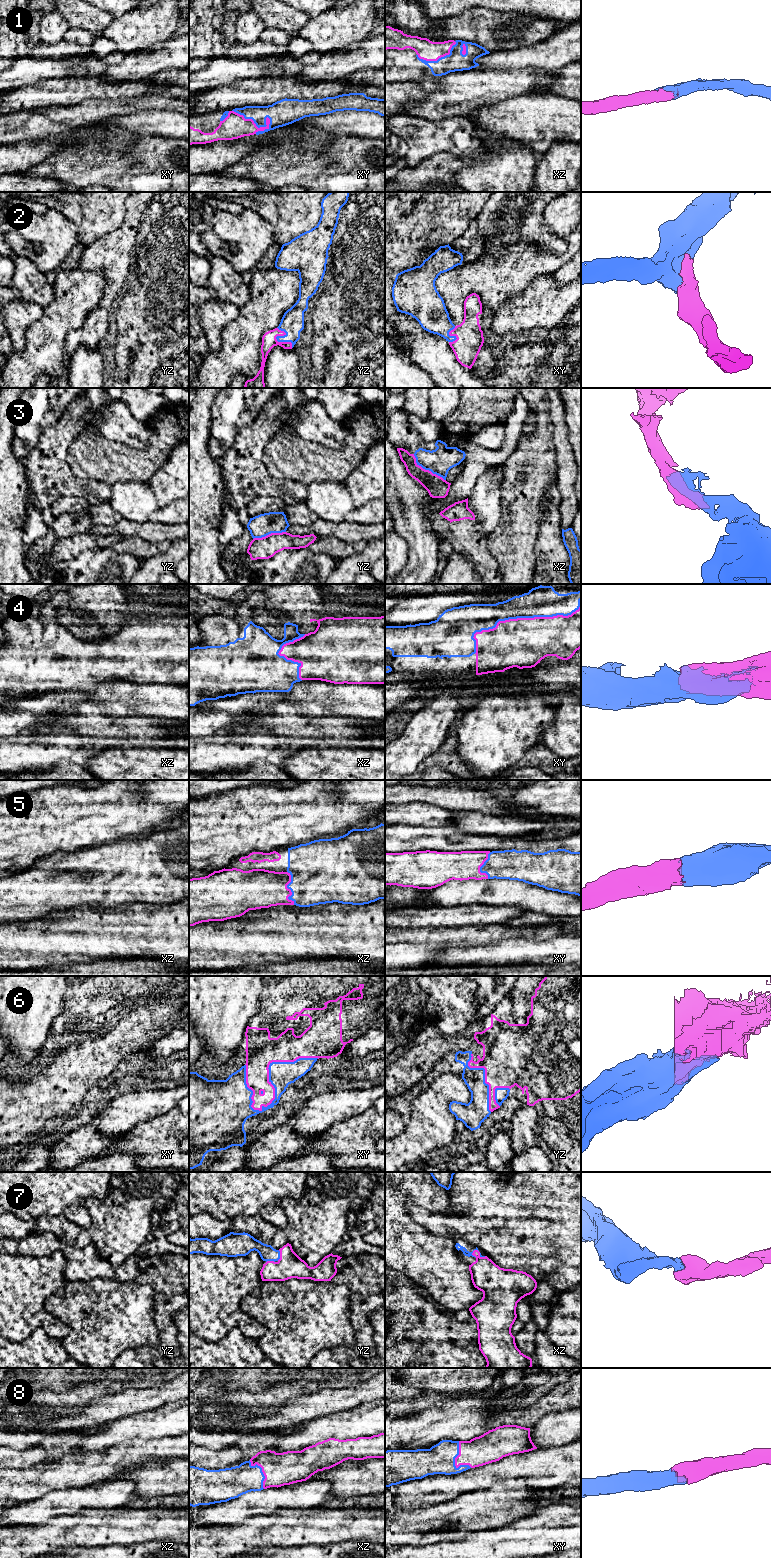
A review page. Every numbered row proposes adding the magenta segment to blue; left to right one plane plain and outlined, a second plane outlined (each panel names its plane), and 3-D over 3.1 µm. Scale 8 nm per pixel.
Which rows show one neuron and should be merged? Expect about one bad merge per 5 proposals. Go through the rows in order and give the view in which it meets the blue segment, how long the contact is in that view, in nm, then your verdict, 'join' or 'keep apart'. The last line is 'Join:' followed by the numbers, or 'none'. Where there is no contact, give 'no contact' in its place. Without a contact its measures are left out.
1: xy | 340 nm | join
2: yz | 200 nm | join
3: xz | 340 nm | keep apart
4: xy | 950 nm | join
5: xz | 280 nm | join
6: xy | 650 nm | join
7: xz | 70 nm | join
8: xy | 240 nm | join
Join: 1, 2, 4, 5, 6, 7, 8

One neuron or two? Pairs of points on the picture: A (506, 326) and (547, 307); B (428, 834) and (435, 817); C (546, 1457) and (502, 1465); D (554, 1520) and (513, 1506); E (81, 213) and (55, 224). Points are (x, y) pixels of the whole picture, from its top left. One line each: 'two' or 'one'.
A: one
B: two
C: one
D: two
E: two

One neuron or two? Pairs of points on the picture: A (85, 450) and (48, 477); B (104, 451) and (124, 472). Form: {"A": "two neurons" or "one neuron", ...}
{"A": "two neurons", "B": "one neuron"}

